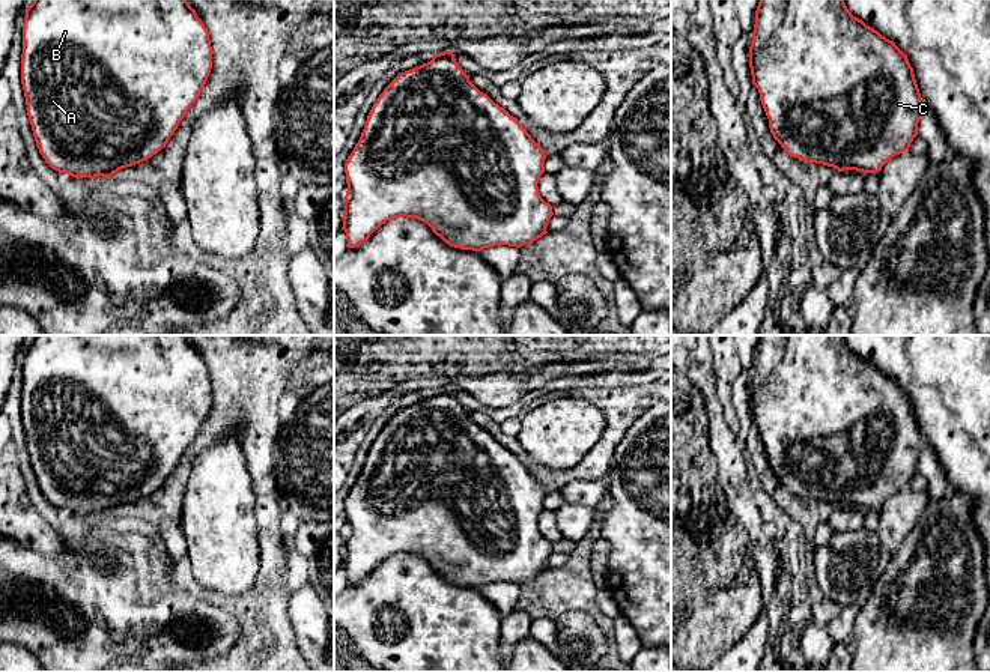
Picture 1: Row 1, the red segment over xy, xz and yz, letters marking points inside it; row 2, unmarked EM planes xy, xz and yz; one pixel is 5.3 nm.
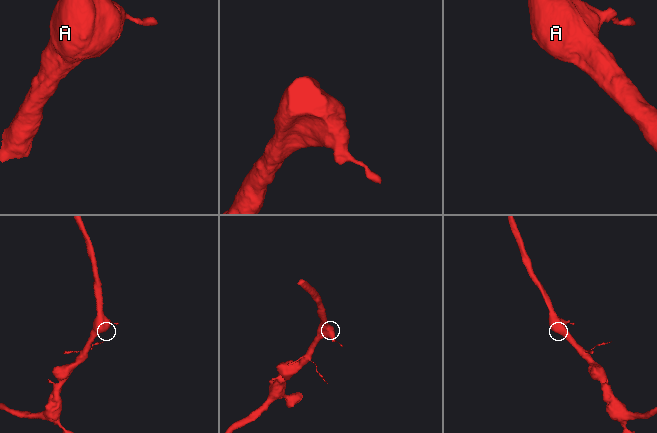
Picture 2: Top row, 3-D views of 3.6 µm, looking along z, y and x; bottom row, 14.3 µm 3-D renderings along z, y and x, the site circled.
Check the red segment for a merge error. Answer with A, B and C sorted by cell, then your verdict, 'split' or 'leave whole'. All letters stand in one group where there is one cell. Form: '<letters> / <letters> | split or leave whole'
A B C | leave whole

